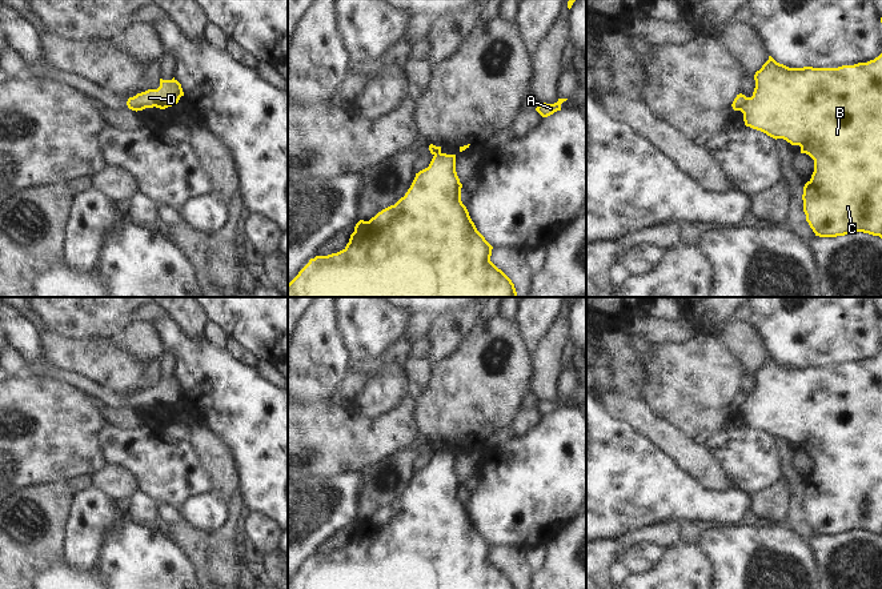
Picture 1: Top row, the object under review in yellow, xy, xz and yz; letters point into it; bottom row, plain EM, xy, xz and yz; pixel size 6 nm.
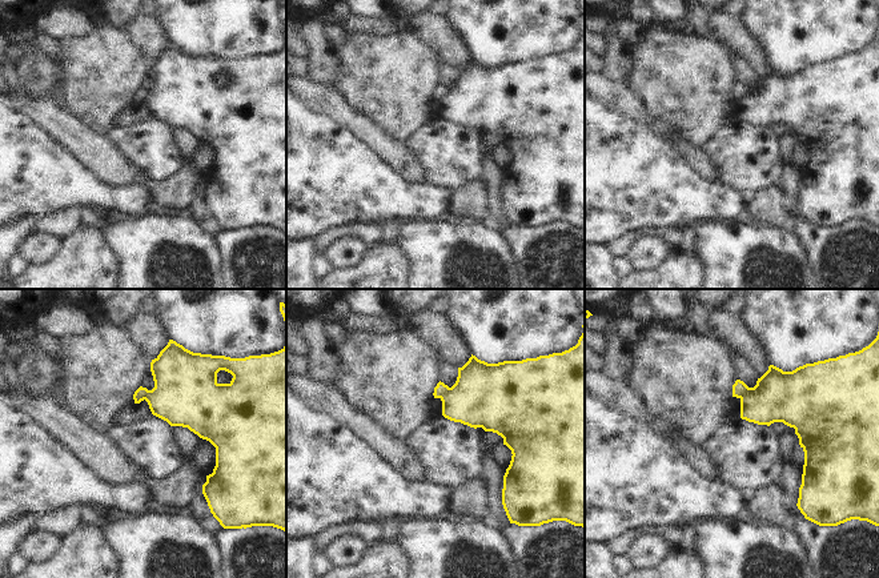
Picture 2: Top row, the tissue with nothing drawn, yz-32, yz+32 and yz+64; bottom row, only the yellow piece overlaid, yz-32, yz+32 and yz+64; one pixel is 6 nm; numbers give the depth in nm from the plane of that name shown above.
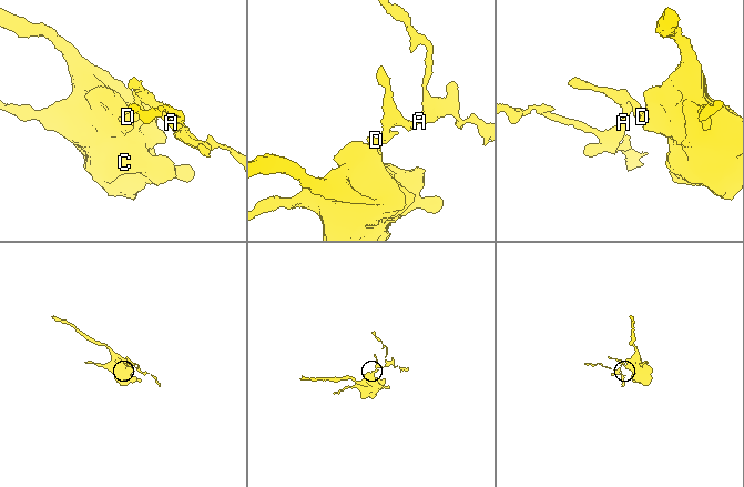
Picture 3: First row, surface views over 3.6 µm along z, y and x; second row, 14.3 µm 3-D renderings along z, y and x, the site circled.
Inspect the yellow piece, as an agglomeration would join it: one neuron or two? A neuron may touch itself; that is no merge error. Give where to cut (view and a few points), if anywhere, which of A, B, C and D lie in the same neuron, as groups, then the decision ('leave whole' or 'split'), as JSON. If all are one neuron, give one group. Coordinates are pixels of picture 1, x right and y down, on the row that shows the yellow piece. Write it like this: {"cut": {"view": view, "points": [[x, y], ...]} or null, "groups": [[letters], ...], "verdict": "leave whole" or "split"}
{"cut": {"view": "yz", "points": [[748, 97], [740, 109]]}, "groups": [["A", "D"], ["B", "C"]], "verdict": "split"}

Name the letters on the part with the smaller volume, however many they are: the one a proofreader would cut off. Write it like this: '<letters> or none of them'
A, D

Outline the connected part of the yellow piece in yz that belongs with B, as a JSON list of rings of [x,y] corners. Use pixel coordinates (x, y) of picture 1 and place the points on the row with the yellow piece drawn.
[[[882,53],[867,63],[842,65],[838,68],[789,68],[777,63],[771,56],[754,75],[755,88],[751,97],[741,108],[746,127],[761,131],[773,139],[783,139],[791,145],[799,145],[801,153],[814,160],[811,179],[803,187],[803,212],[810,228],[819,237],[837,237],[863,232],[882,239]]]

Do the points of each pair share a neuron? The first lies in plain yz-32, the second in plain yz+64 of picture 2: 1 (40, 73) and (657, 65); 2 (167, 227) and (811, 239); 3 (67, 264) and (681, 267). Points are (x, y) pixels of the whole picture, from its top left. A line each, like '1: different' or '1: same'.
1: different
2: different
3: same

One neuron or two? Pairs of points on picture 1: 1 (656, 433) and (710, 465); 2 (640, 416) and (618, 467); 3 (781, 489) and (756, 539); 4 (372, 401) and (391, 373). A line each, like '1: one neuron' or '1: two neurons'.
1: one neuron
2: two neurons
3: two neurons
4: one neuron

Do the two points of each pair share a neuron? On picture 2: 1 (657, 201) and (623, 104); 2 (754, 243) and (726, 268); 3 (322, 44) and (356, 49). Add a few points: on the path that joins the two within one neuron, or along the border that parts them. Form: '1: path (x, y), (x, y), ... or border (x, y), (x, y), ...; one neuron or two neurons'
1: border (602, 101), (611, 109), (645, 125), (655, 136); two neurons
2: path (747, 249), (733, 264); one neuron
3: border (340, 44), (337, 48), (338, 75), (336, 77); two neurons

